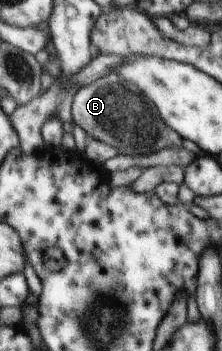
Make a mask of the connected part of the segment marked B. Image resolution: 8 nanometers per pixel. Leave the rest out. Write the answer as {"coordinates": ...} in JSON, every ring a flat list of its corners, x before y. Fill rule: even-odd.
{"coordinates":[[96,80,77,90,71,108,73,124,81,126,90,138,118,148,120,154,148,155,162,148,182,147,183,138,164,122,156,105,148,100,136,85,120,85,114,90,110,84]]}

